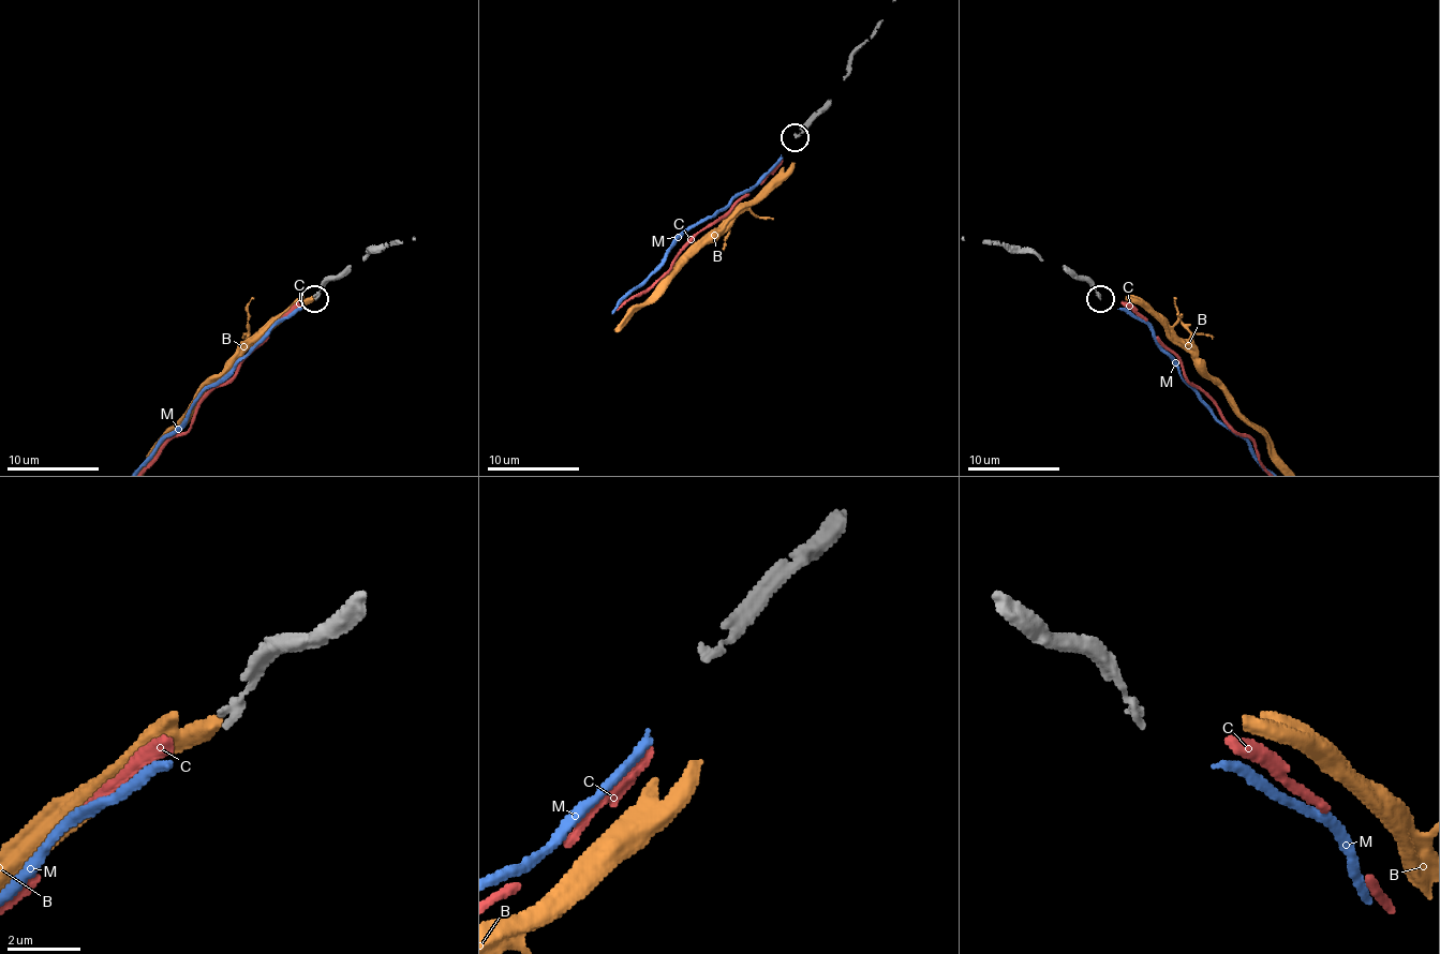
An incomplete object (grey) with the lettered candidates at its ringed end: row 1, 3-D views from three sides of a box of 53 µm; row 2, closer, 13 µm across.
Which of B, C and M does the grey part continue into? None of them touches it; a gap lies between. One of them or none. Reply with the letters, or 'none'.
C

